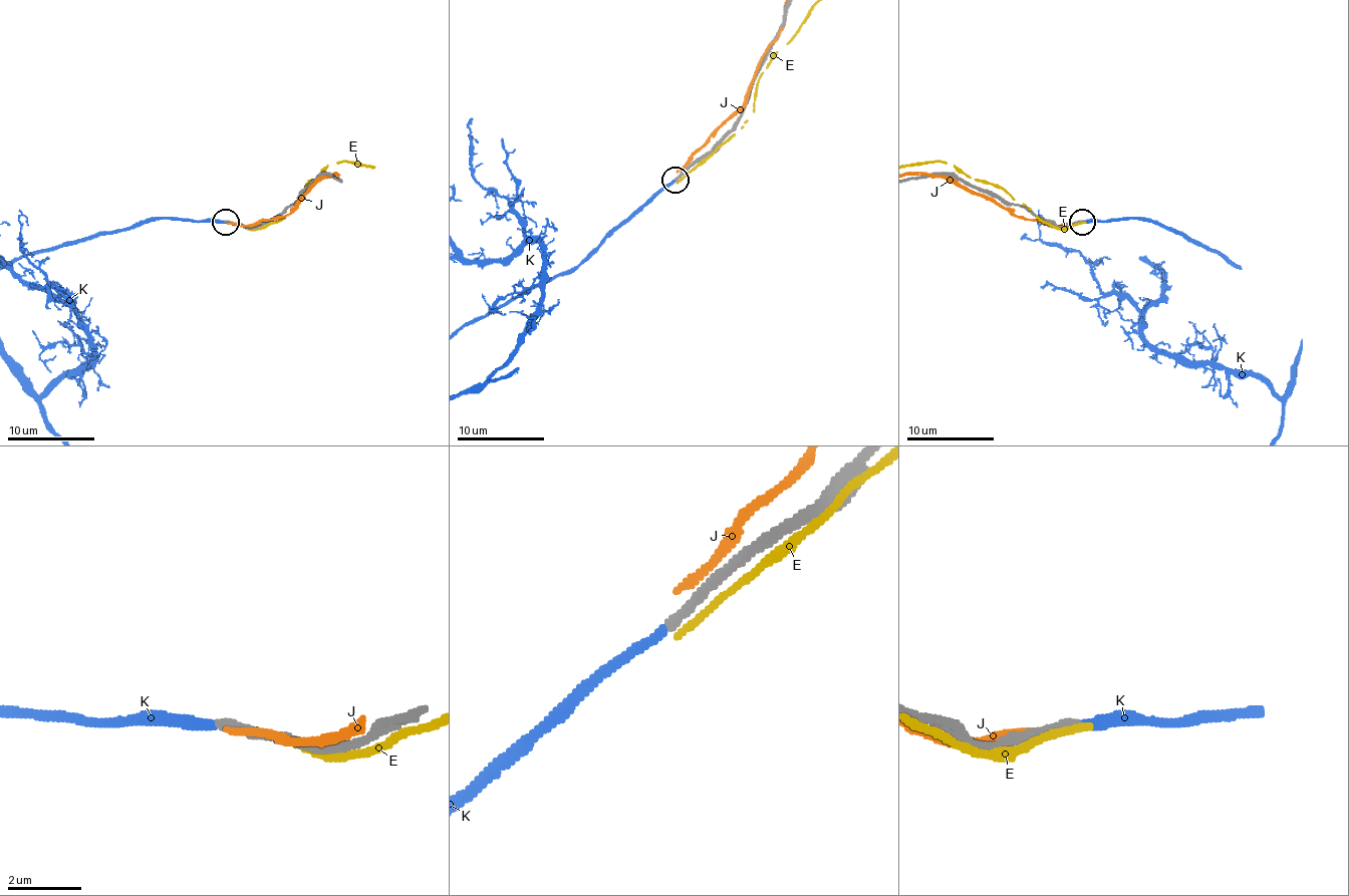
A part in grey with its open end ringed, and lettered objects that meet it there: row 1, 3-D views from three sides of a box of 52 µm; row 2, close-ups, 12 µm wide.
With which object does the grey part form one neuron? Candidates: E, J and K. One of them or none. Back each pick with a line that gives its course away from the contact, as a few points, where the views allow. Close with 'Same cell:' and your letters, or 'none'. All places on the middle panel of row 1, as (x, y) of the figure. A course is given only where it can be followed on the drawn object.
Same cell: K

